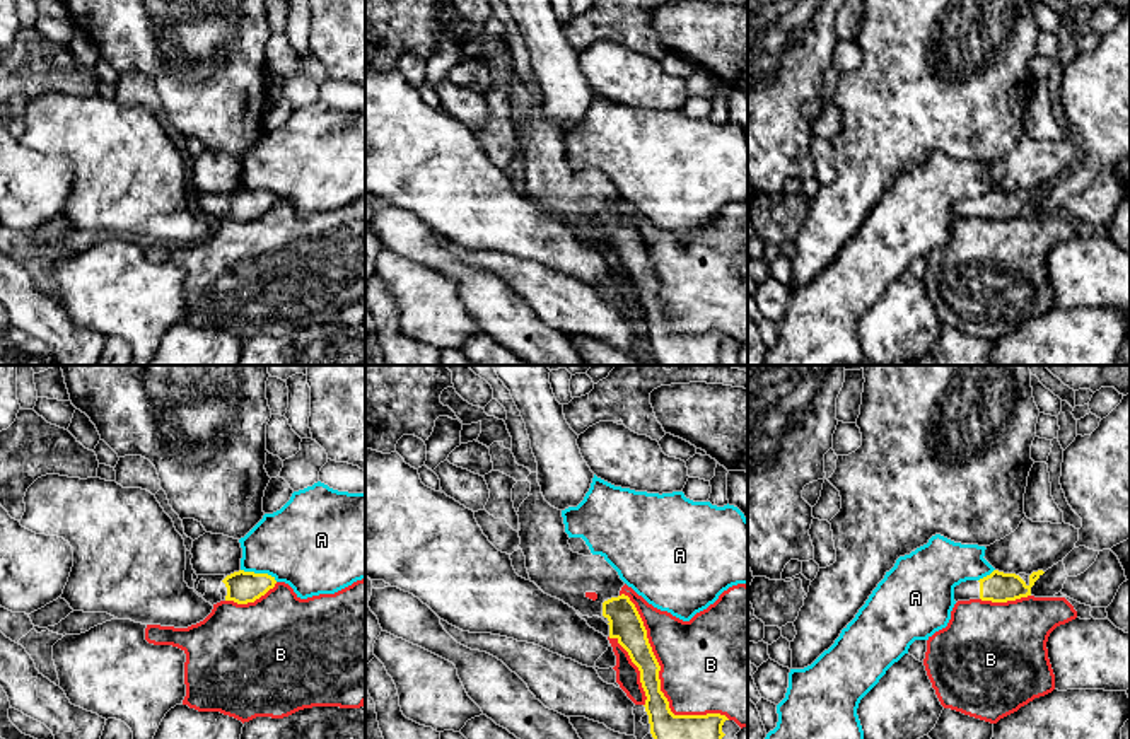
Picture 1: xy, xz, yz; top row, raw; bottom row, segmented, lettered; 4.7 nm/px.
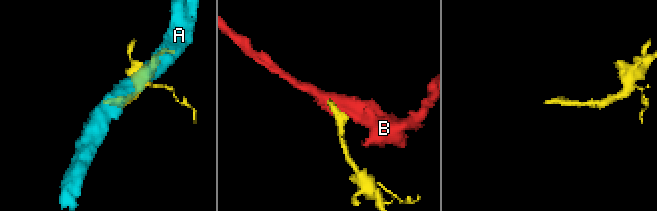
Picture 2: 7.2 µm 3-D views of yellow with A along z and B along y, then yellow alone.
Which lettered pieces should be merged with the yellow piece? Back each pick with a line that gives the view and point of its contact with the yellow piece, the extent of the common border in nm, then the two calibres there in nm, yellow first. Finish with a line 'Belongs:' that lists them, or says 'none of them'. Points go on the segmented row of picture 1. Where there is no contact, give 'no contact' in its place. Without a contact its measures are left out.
Belongs: none of them

